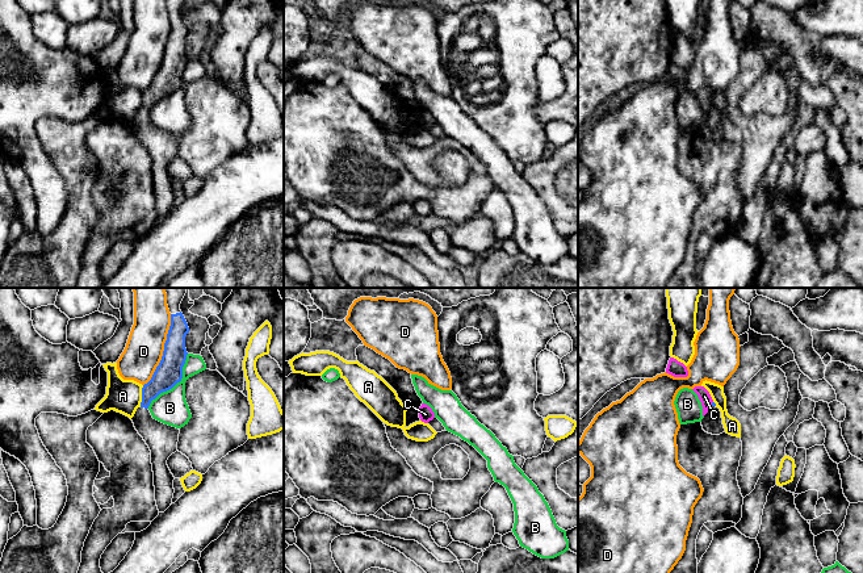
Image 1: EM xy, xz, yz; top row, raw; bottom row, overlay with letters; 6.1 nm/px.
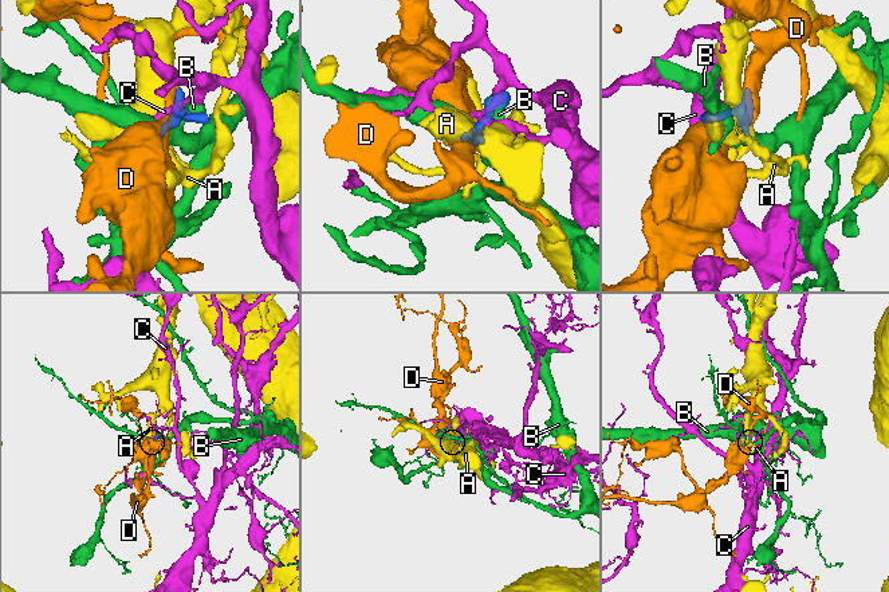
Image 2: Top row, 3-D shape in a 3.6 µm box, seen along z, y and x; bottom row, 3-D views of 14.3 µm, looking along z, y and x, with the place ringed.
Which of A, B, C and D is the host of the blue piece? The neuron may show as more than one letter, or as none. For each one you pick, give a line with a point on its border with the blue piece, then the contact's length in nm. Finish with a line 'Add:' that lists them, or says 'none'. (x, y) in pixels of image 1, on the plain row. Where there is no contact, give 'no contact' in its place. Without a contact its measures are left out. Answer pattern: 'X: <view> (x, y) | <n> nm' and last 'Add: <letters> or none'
Add: none

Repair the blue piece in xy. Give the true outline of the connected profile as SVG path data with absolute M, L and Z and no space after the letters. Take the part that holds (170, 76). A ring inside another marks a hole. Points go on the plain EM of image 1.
M167 0L171 18L171 32L164 49L164 57L151 85L142 93L142 108L131 124L135 135L151 156L154 177L155 206L159 218L164 218L173 204L173 180L167 166L177 156L180 135L152 124L148 112L160 99L172 95L183 84L183 72L187 66L185 42L188 29L180 16L185 0Z

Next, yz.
M712 108L712 112L708 114L708 118L701 125L701 131L705 138L712 141L720 141L725 138L721 117L715 108Z

